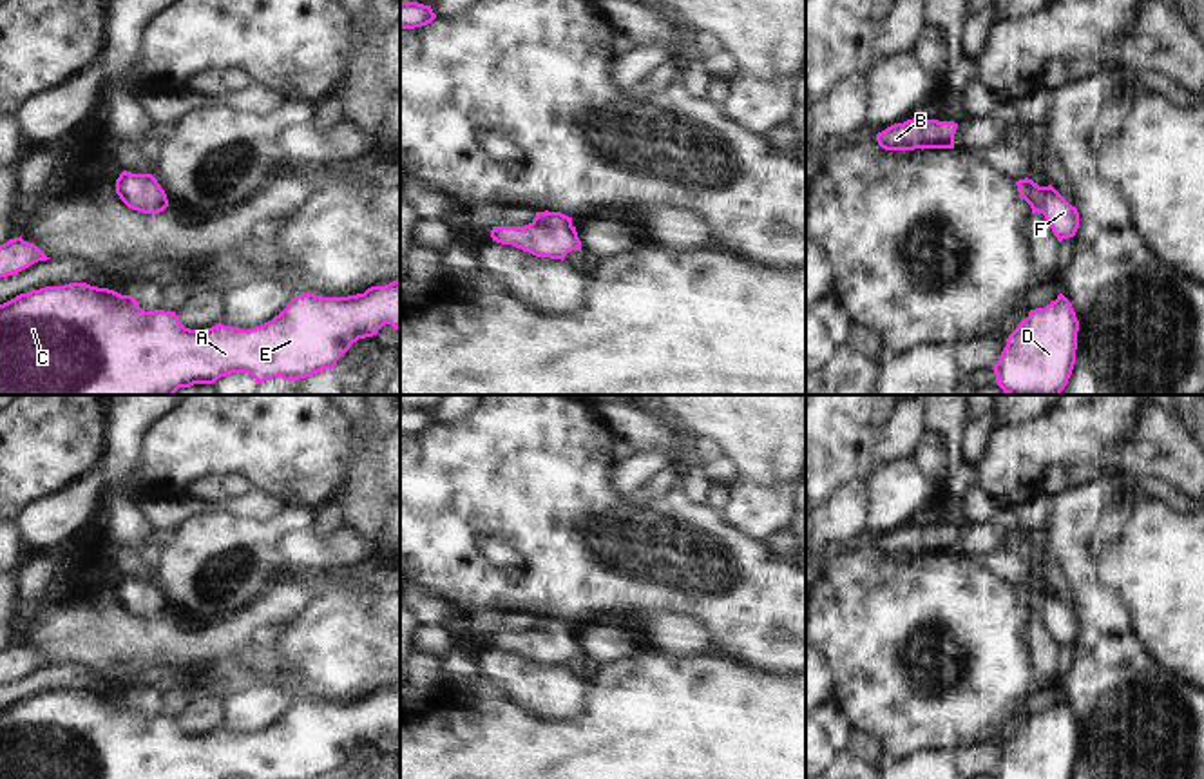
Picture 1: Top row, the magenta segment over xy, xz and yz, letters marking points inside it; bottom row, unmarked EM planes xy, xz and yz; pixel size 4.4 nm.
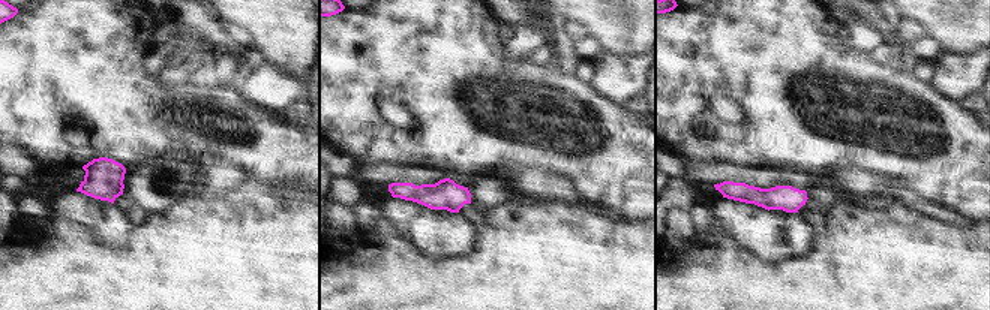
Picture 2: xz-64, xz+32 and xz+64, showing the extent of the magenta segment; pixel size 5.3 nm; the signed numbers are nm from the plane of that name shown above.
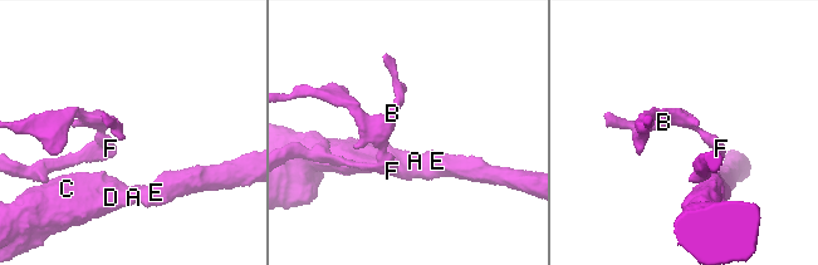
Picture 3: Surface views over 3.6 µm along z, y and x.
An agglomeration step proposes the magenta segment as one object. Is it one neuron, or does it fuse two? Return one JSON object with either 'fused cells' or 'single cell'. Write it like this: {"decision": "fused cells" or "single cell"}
{"decision": "single cell"}

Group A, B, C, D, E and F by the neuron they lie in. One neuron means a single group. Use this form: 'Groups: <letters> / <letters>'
Groups: A B C D E F

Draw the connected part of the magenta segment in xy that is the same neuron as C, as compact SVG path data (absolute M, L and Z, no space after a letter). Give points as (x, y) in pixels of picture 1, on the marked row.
M400 279L348 297L297 295L272 321L250 330L221 322L190 330L176 312L141 310L134 295L87 283L45 286L0 304L0 395L174 395L179 388L214 384L230 373L248 373L257 384L273 377L290 382L335 370L353 342L377 335L384 324L400 332Z

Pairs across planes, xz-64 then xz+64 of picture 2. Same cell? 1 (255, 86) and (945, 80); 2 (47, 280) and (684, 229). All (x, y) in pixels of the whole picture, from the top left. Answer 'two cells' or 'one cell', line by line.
1: one cell
2: two cells

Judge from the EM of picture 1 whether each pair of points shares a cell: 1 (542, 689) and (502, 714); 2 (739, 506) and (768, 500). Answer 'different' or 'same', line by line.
1: different
2: same

